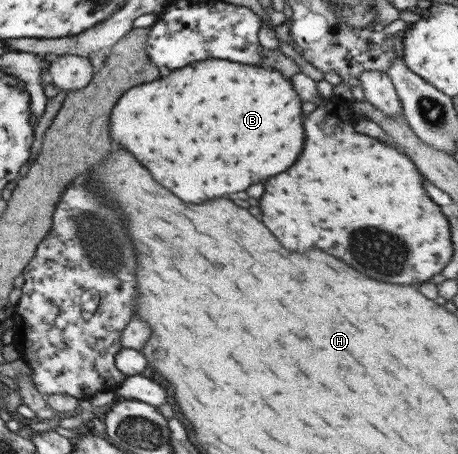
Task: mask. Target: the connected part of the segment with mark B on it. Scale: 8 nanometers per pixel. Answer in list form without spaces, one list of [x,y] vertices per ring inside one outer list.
[[[200,61],[172,71],[168,77],[136,85],[116,102],[110,114],[110,135],[130,151],[164,187],[188,203],[204,203],[230,193],[240,193],[252,183],[286,171],[304,145],[300,99],[274,69],[236,65],[232,61]]]

